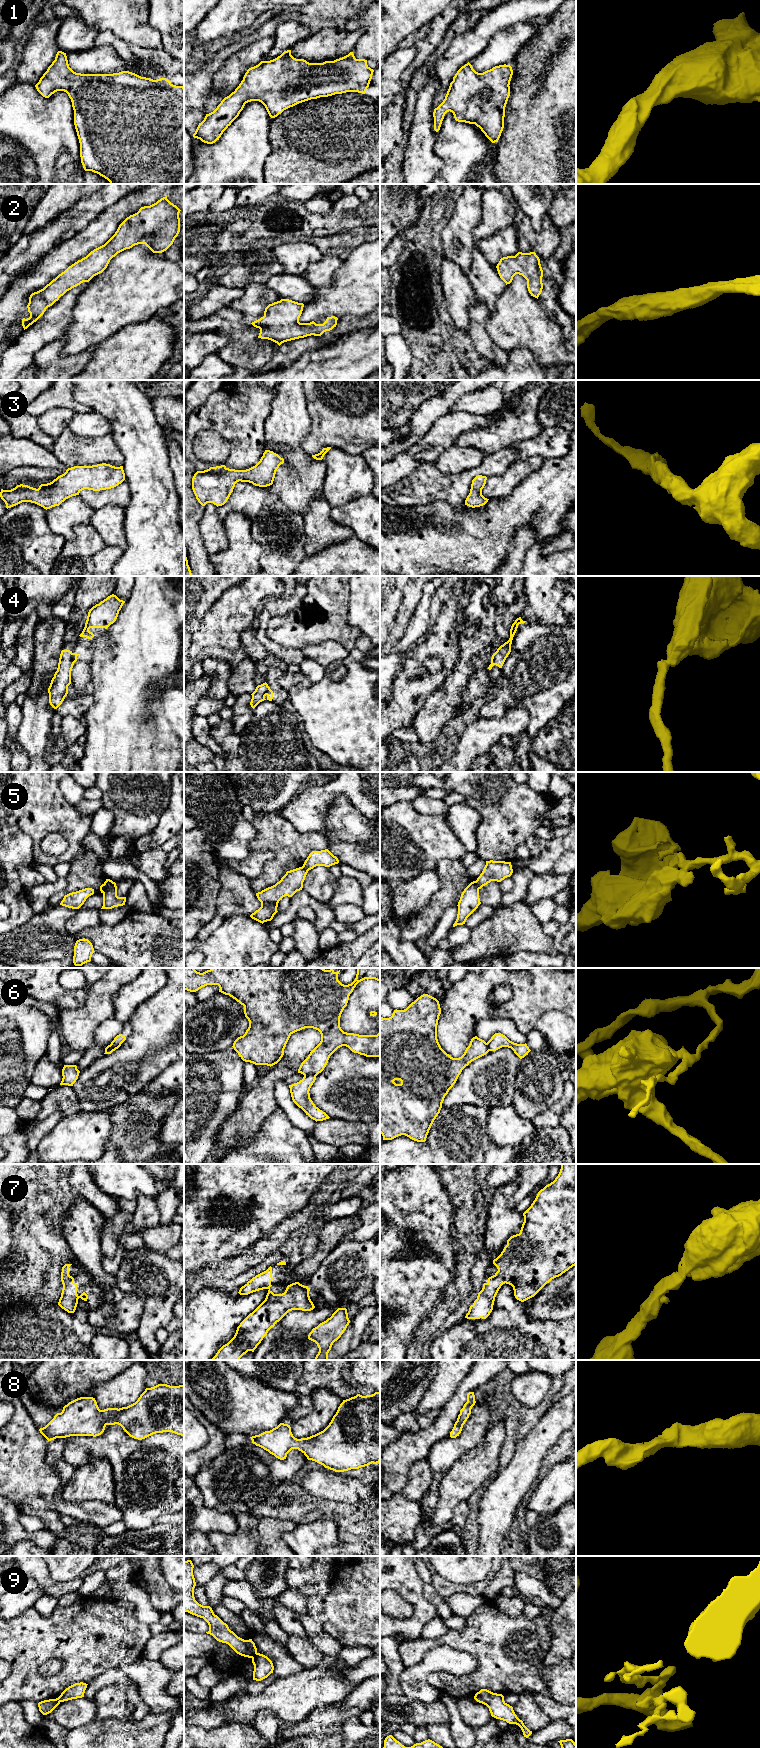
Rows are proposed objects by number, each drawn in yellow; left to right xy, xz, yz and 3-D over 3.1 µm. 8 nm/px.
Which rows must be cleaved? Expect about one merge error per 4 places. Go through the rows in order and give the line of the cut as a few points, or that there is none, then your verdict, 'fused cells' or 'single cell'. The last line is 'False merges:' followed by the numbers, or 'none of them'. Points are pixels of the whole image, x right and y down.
1: cut none; single cell
2: cut none; single cell
3: cut none; single cell
4: cut xz (270, 689), (265, 694); fused cells
5: cut xy (114, 882), (103, 893); fused cells
6: cut xz (316, 1075), (304, 1076); fused cells
7: cut none; single cell
8: cut none; single cell
9: cut xz (257, 1653), (251, 1657); fused cells
False merges: 4, 5, 6, 9

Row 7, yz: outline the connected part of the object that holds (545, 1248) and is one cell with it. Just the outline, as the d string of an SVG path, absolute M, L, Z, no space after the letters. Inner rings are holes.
M576 1164L560 1165L561 1169L555 1180L538 1192L531 1206L523 1213L524 1222L520 1233L511 1236L501 1254L493 1260L498 1271L483 1284L465 1318L486 1319L493 1310L499 1289L505 1283L513 1287L515 1298L524 1302L534 1297L552 1279L576 1265Z

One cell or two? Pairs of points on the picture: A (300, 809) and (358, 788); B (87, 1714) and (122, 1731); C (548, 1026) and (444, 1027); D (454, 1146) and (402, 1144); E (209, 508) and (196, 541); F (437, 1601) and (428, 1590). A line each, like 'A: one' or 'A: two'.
A: one
B: two
C: two
D: one
E: two
F: one

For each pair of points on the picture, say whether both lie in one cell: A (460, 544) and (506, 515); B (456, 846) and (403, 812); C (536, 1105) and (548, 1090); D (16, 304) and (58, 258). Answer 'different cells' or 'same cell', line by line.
A: same cell
B: same cell
C: same cell
D: same cell

